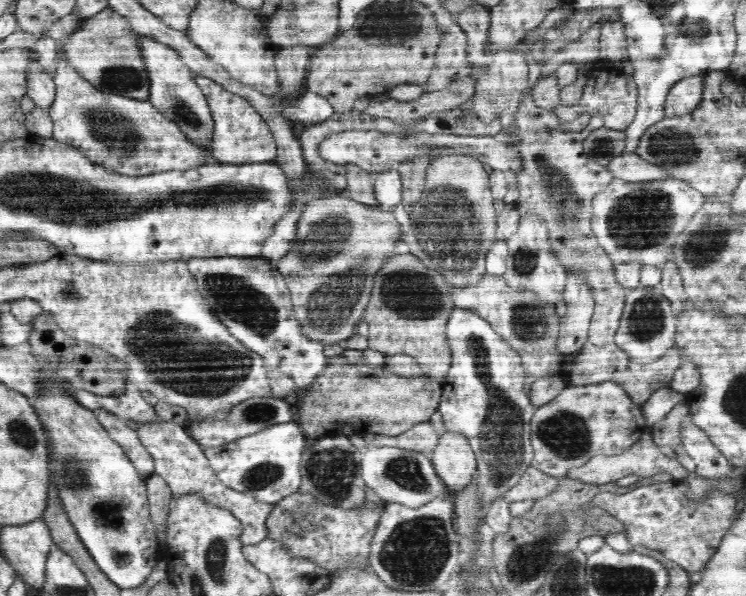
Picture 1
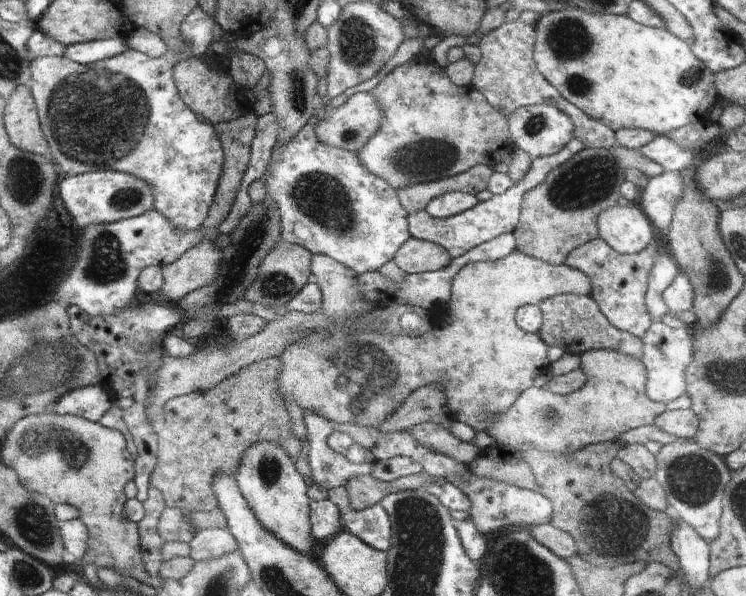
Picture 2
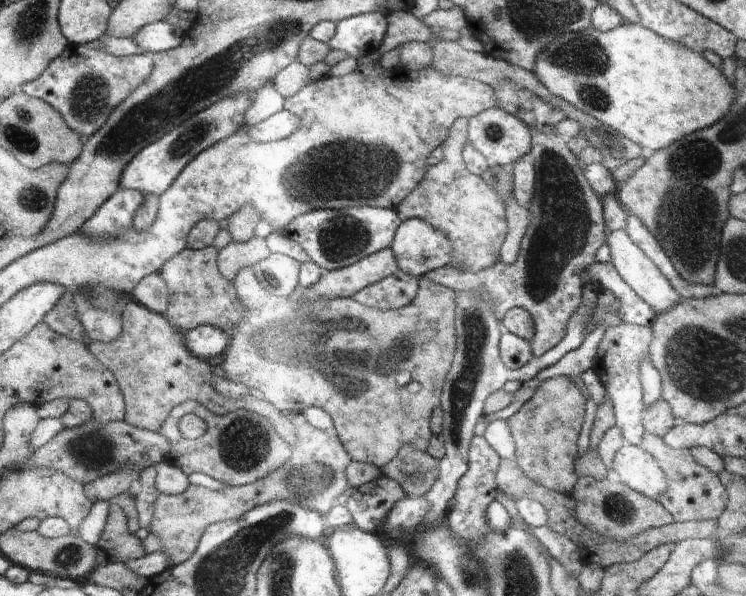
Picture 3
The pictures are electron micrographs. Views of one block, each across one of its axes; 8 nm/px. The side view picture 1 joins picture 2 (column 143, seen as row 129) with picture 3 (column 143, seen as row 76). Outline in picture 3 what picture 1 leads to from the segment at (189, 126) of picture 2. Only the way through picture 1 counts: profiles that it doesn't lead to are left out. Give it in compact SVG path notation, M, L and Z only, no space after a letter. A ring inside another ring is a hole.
M73 45L56 57L52 66L47 66L40 78L28 81L20 86L24 94L44 99L61 115L64 122L78 134L86 138L98 132L109 119L109 116L119 108L122 101L135 91L148 77L153 69L153 57L144 52L140 54L115 57L114 55L94 50L86 45Z

